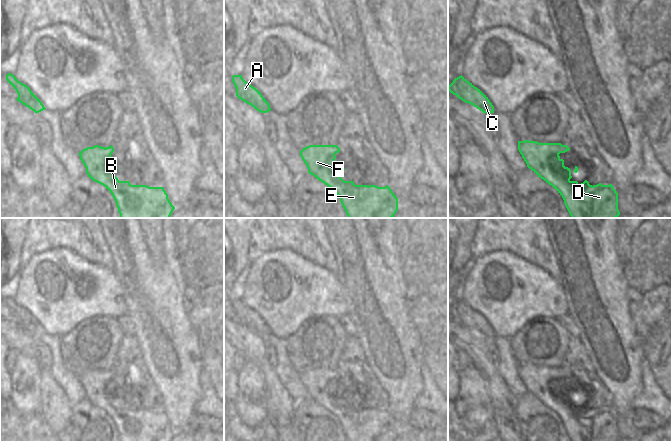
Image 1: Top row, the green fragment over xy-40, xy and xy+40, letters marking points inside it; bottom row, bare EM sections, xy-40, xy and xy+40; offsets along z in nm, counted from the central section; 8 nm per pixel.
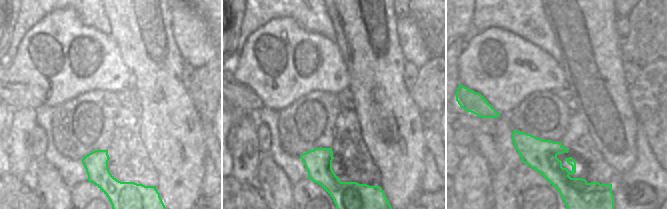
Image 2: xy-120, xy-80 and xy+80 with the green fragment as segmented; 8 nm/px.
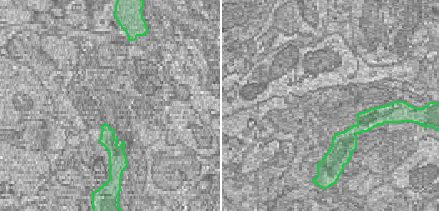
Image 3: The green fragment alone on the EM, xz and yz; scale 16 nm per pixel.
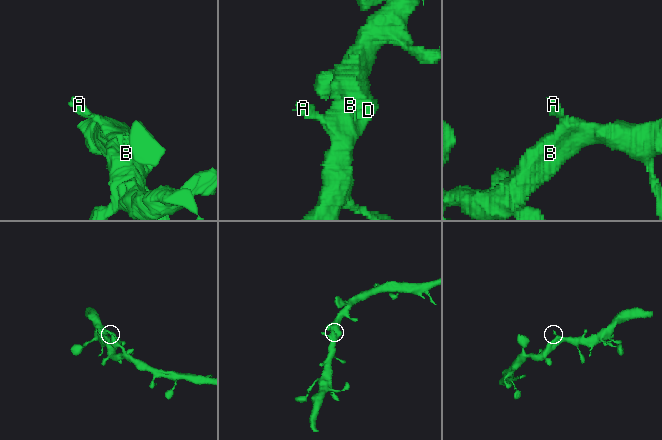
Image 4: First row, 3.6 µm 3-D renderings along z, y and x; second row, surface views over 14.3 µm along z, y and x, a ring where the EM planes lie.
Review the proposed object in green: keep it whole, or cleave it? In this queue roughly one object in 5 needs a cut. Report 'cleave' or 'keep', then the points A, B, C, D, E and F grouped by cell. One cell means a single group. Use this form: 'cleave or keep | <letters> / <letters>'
keep | A B C D E F

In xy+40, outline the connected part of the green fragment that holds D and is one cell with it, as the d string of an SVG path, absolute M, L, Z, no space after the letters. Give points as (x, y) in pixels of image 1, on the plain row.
M518 365L522 382L538 401L551 409L563 422L571 441L618 441L618 417L612 410L579 408L571 405L571 394L564 390L560 377L570 374L561 367Z

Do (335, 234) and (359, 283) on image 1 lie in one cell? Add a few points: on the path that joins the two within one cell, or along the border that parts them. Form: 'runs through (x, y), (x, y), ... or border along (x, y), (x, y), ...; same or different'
runs through (347, 246), (359, 258), (359, 271); same

